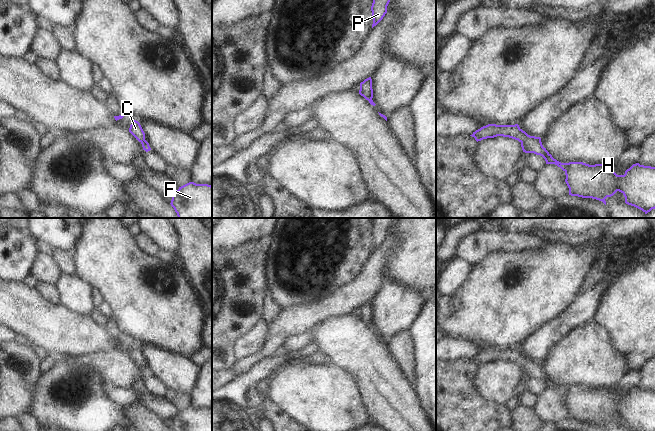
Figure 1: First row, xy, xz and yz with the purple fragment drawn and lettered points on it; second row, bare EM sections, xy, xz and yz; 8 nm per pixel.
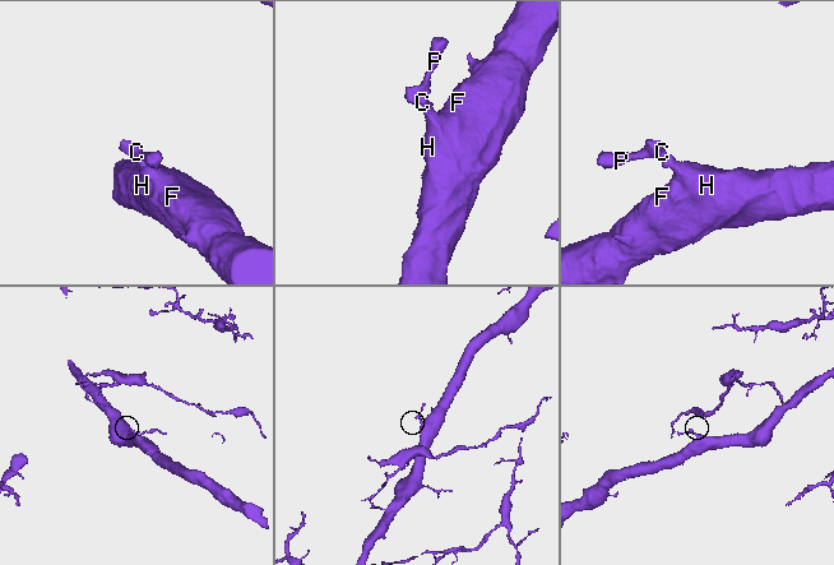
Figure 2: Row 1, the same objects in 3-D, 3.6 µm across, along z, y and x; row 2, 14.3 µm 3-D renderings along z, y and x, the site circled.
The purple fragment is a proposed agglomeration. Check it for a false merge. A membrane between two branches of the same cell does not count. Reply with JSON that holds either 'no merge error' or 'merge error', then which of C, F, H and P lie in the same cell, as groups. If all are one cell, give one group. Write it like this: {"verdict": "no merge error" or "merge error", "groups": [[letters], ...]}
{"verdict": "no merge error", "groups": [["C", "F", "H", "P"]]}

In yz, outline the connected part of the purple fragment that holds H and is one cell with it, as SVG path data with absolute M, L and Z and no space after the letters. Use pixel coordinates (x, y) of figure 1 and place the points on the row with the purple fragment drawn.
M488 124L473 132L470 135L475 140L481 141L497 136L509 137L521 143L523 152L534 153L542 156L546 164L555 164L560 167L566 175L565 182L569 188L569 195L582 198L592 198L602 201L606 205L605 199L613 196L617 191L625 197L625 203L642 210L645 214L655 209L655 167L633 164L625 171L624 175L617 175L610 167L610 163L589 165L583 162L561 163L554 159L552 155L543 147L541 138L530 136L523 131L518 124L496 125Z

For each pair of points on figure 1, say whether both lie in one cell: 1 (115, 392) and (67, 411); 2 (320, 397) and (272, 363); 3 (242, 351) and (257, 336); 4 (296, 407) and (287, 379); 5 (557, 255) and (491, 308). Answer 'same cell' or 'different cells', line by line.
1: different cells
2: different cells
3: same cell
4: same cell
5: same cell

